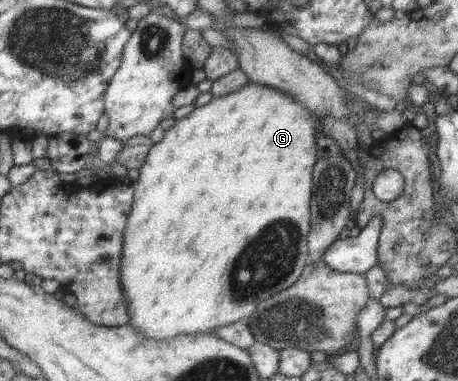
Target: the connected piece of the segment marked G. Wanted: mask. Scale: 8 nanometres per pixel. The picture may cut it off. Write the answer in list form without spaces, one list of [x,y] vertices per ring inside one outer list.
[[[248,81],[237,90],[212,97],[200,107],[194,106],[185,117],[175,120],[168,130],[164,130],[161,140],[150,146],[138,171],[138,180],[132,184],[133,199],[124,227],[119,269],[128,313],[126,325],[155,340],[167,340],[177,335],[211,333],[211,329],[215,327],[246,321],[254,313],[257,303],[266,301],[270,295],[290,287],[296,281],[310,261],[306,239],[310,227],[312,169],[317,160],[315,131],[319,124],[317,115],[308,111],[296,98],[282,90]]]

